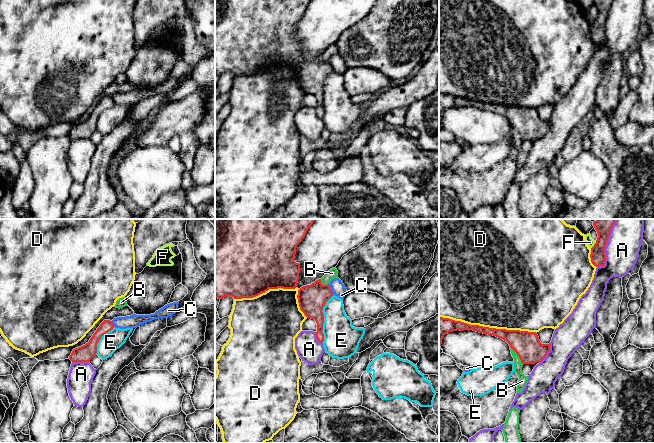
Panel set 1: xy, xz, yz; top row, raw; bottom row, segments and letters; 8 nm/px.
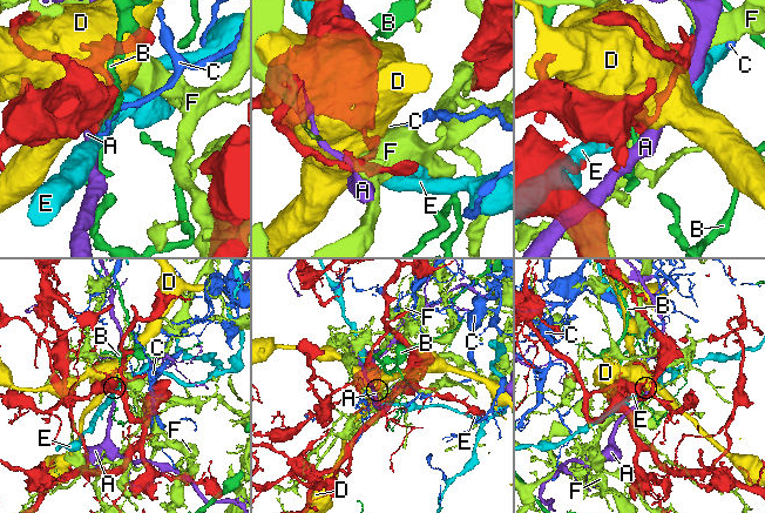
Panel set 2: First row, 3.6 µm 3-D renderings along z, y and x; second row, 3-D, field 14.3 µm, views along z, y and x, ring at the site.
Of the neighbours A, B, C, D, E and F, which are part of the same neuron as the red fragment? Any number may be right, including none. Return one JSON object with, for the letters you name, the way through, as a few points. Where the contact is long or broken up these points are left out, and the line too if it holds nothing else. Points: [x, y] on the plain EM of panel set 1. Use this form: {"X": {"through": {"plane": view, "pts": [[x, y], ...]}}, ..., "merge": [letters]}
{"merge": []}

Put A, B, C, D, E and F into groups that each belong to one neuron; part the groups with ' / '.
A / B / C / D / E / F

